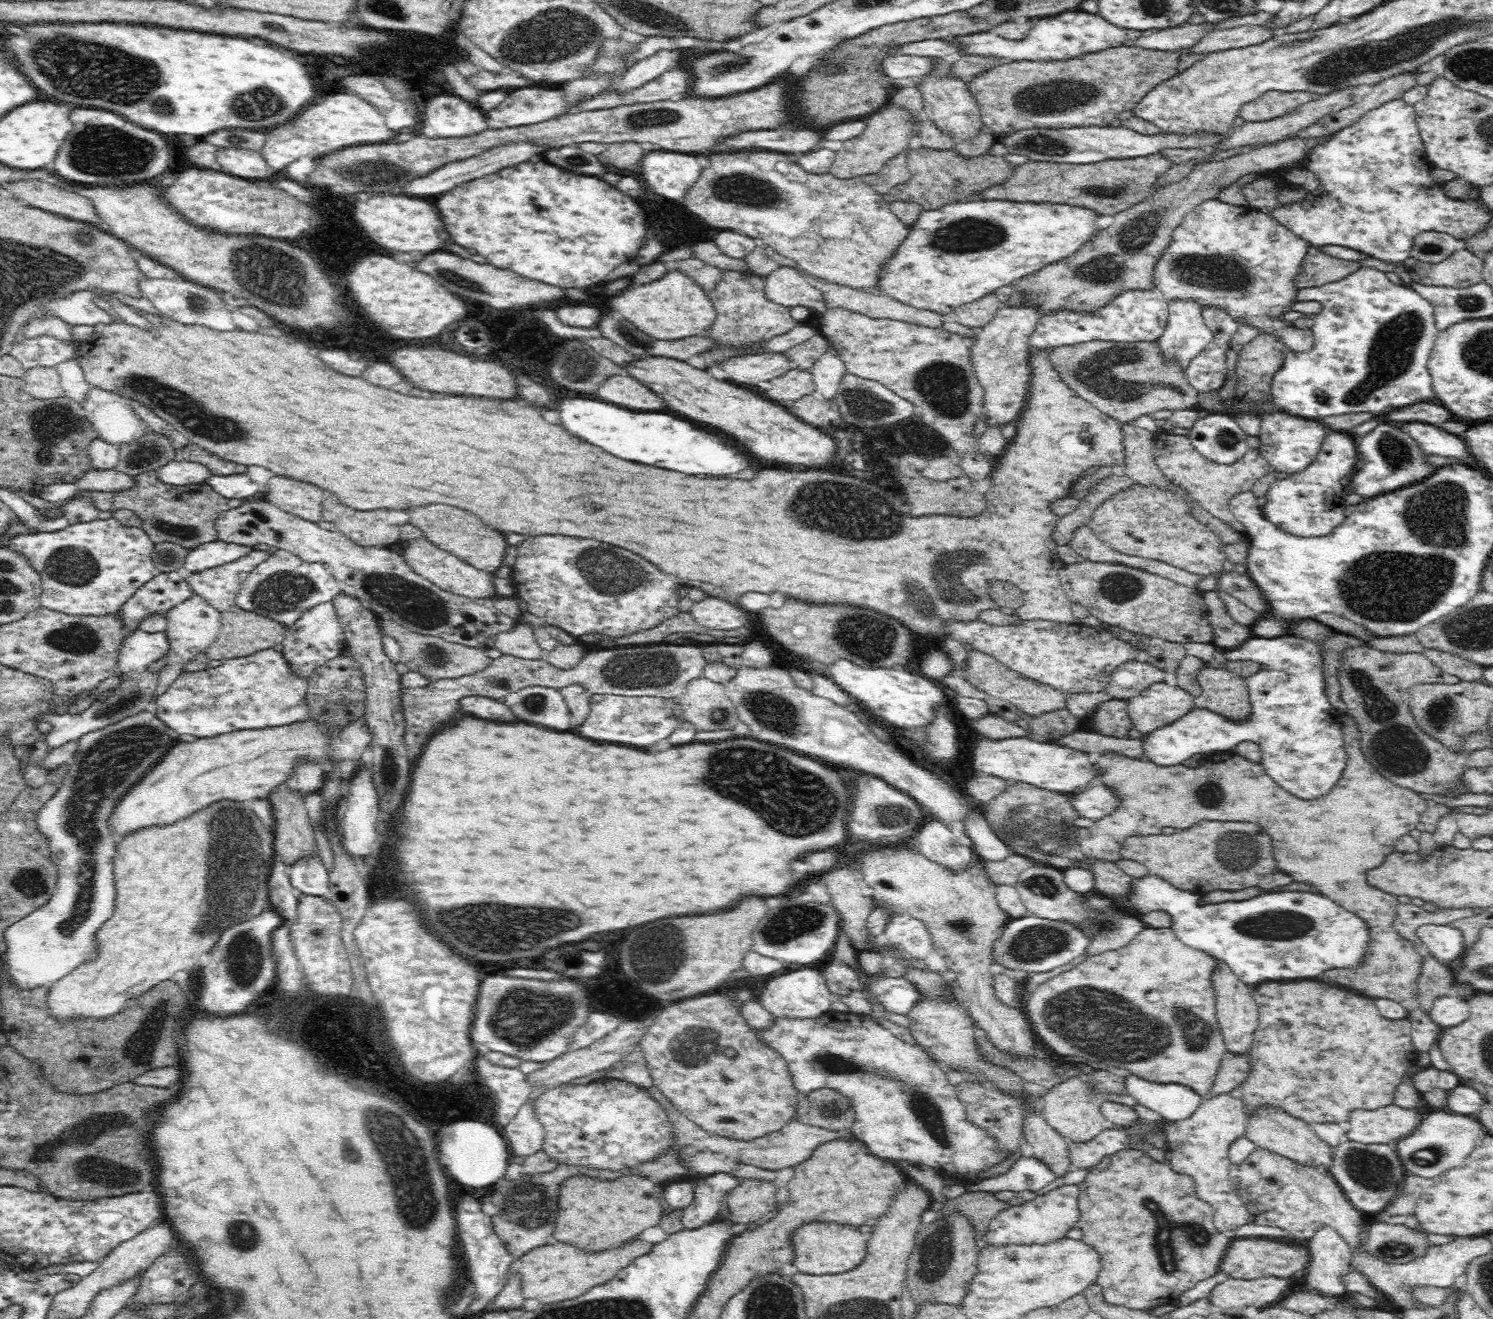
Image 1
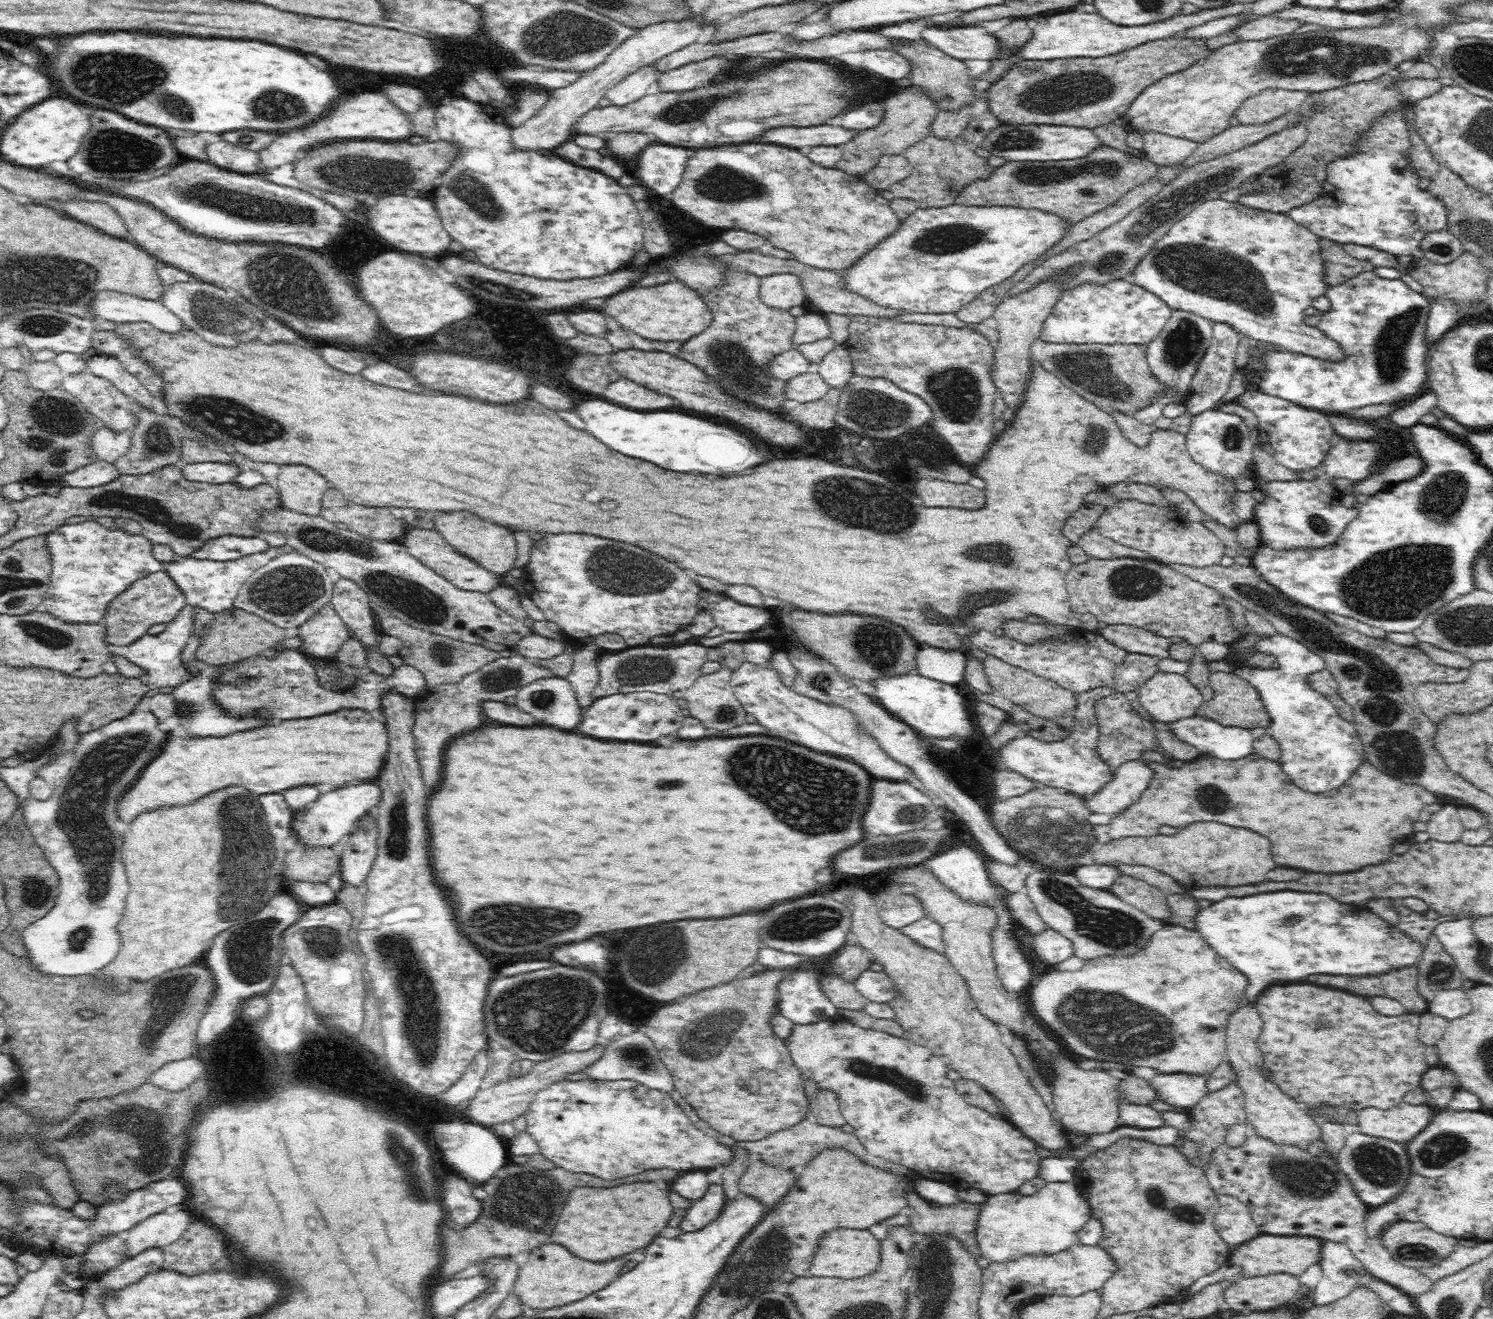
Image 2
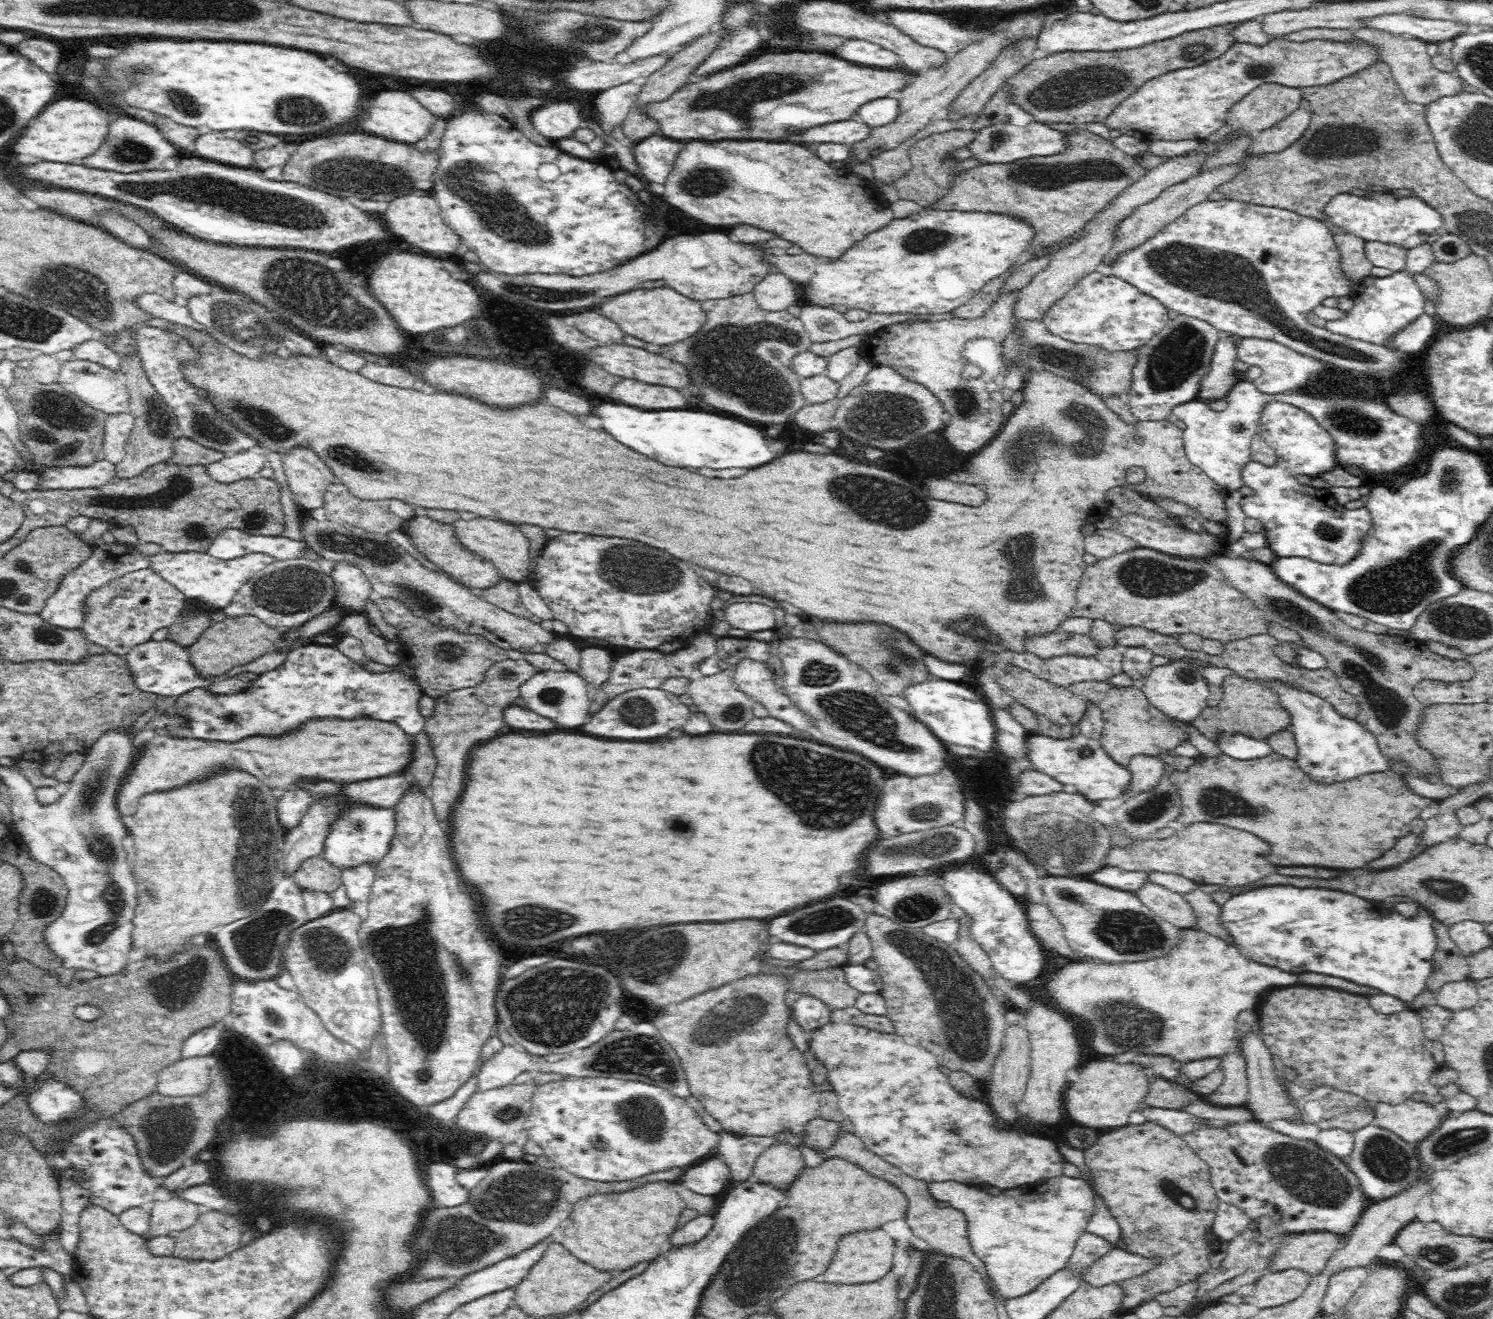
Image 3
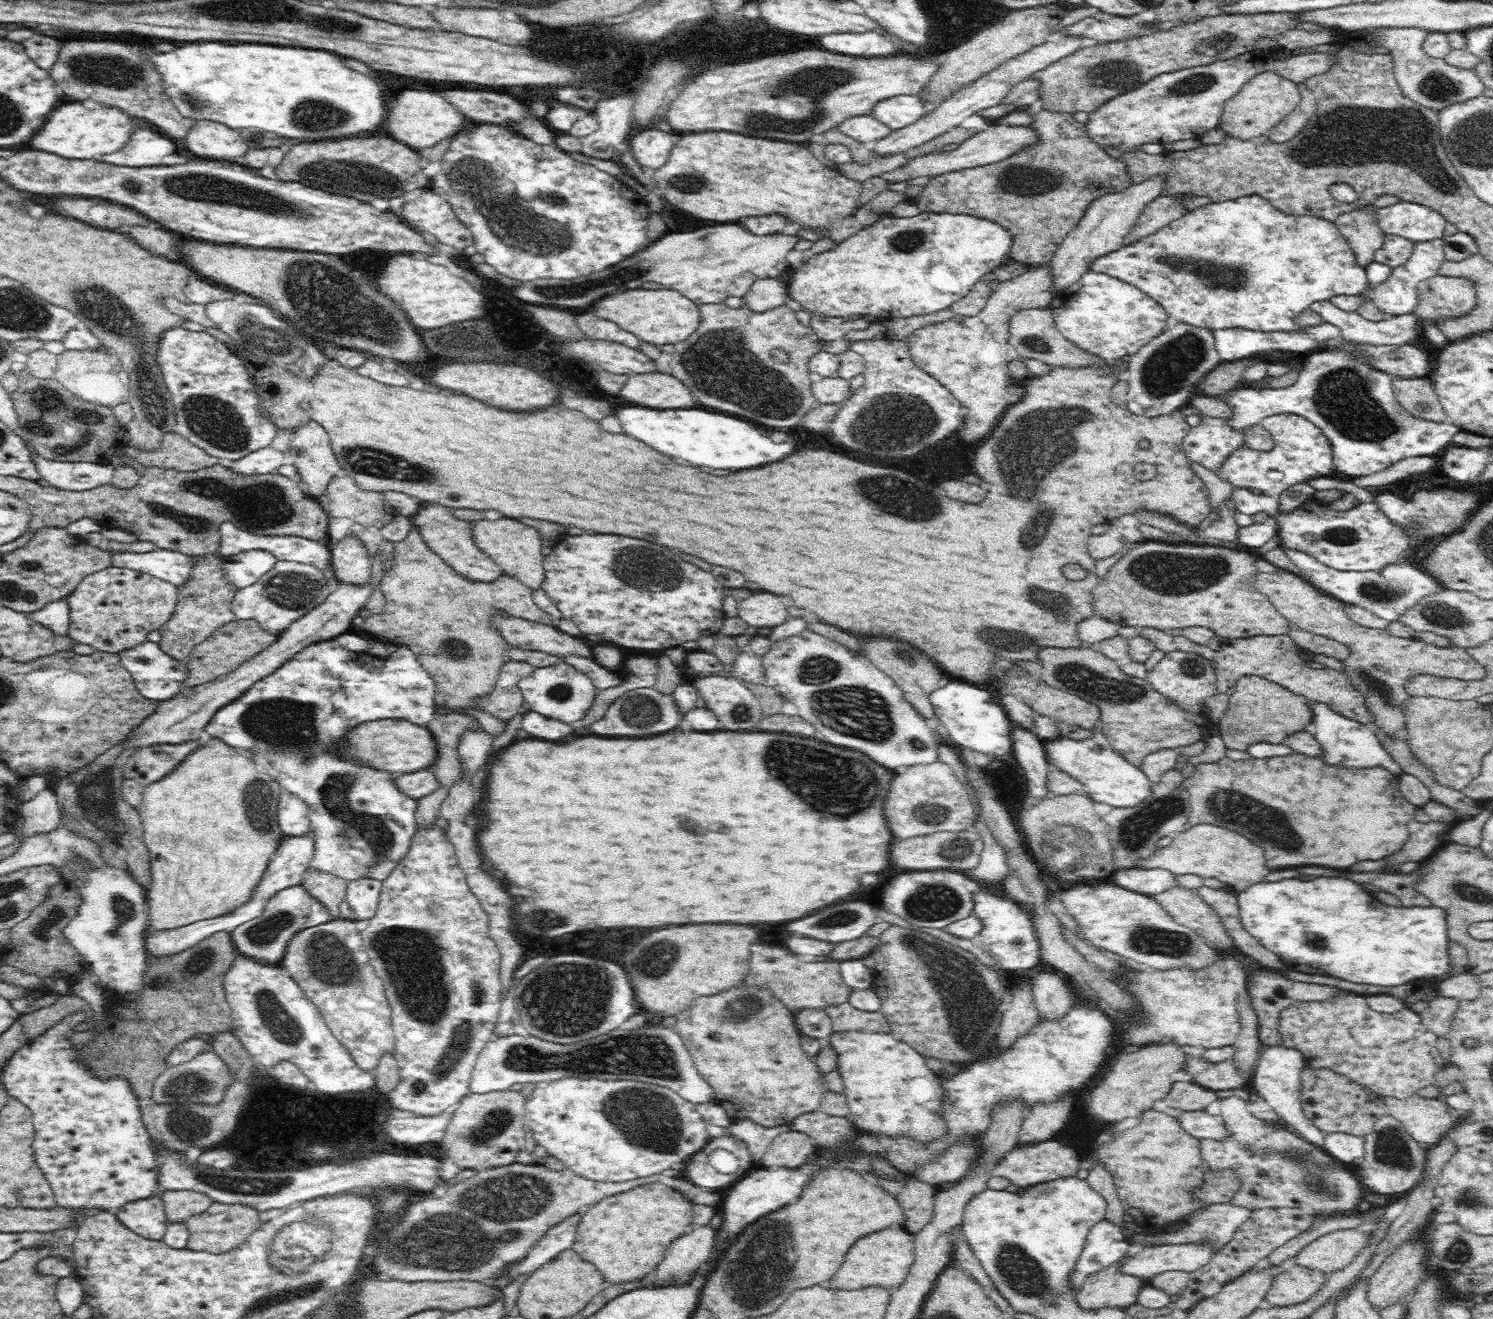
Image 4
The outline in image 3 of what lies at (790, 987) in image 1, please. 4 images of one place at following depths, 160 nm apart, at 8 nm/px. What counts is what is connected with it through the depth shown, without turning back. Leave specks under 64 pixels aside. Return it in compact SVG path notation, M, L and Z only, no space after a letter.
M798 993L788 999L790 1018L805 1031L814 1031L819 1026L830 1022L831 1010L820 998L808 993Z

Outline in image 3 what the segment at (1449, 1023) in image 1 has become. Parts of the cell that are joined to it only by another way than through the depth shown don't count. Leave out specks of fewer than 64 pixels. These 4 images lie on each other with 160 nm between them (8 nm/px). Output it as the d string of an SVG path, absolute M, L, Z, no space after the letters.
M1472 979L1464 981L1448 982L1443 984L1436 993L1436 1005L1449 1010L1468 1010L1477 1001L1477 987Z

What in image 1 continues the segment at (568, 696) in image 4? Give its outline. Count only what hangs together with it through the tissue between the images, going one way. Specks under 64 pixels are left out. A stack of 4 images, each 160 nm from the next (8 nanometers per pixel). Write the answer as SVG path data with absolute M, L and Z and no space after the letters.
M529 687L507 694L503 703L524 722L554 730L568 730L571 726L570 711L559 690Z

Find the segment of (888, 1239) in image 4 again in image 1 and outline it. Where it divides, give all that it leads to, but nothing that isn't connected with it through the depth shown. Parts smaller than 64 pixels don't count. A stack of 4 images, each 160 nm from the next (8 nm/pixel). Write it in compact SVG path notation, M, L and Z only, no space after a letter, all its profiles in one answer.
M805 1222L789 1238L790 1262L804 1274L838 1274L854 1268L866 1254L867 1235L834 1222Z

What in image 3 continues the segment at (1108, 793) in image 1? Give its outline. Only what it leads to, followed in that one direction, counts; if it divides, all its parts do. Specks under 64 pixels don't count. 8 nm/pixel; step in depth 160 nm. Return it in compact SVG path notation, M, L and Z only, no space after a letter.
M1157 756L1132 757L1125 766L1130 773L1128 786L1123 788L1121 796L1127 798L1132 794L1140 794L1154 788L1162 778L1164 772L1164 761Z

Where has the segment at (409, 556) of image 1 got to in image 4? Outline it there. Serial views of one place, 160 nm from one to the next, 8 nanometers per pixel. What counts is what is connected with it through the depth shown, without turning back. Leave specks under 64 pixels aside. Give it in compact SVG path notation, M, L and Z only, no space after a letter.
M423 504L412 518L412 528L422 537L423 543L440 557L440 560L454 570L455 573L474 580L474 582L494 582L504 574L503 570L479 548L474 546L471 539L471 522L454 518L444 506Z

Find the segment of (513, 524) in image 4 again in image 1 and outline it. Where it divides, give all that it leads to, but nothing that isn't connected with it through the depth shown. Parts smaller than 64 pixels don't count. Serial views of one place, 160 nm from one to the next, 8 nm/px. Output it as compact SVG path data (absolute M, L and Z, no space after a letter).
M432 504L432 506L412 506L406 510L406 516L408 524L418 528L423 537L436 548L452 553L478 570L494 574L501 566L502 556L506 550L504 538L498 532L488 530L484 524L480 524L480 520L474 514L450 508L446 504Z

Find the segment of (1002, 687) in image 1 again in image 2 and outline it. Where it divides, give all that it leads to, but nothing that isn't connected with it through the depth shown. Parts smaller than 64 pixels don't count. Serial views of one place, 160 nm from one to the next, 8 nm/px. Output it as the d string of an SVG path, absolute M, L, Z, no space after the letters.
M992 655L986 656L981 663L987 682L994 688L995 694L998 694L1000 697L1006 696L1014 705L1021 706L1030 714L1042 719L1052 720L1054 717L1061 716L1067 711L1074 711L1077 706L1076 694L1056 685L1054 682L1006 664L1006 662L1002 662L1002 660Z

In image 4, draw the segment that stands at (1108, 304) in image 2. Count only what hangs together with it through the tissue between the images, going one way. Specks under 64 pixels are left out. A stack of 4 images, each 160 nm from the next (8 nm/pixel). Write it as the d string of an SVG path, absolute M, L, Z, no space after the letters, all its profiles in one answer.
M1092 271L1052 298L1047 308L1068 340L1107 361L1136 354L1171 323L1165 308L1138 287Z

